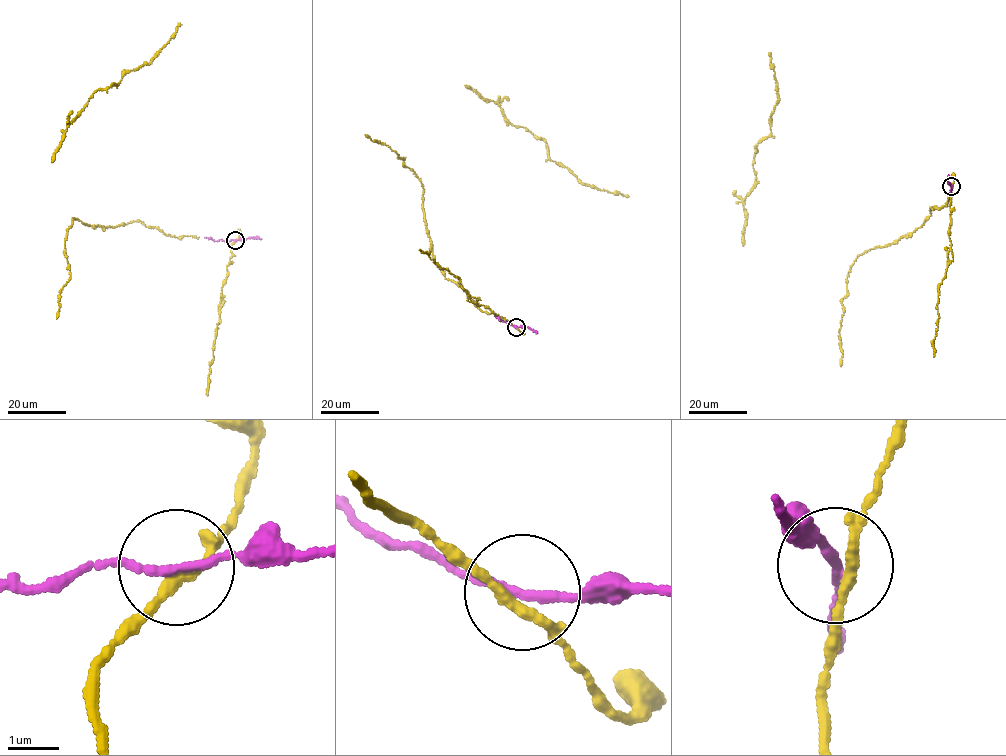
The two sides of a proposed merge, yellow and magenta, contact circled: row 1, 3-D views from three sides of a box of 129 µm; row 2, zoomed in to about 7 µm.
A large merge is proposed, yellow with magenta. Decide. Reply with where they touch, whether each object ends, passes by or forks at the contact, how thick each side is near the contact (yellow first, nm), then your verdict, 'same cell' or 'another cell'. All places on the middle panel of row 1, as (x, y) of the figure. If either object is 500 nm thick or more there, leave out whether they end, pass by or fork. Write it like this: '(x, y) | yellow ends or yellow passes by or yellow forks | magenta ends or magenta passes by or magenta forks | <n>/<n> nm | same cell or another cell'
(516, 327) | yellow forks | magenta passes by | 160/150 nm | same cell

